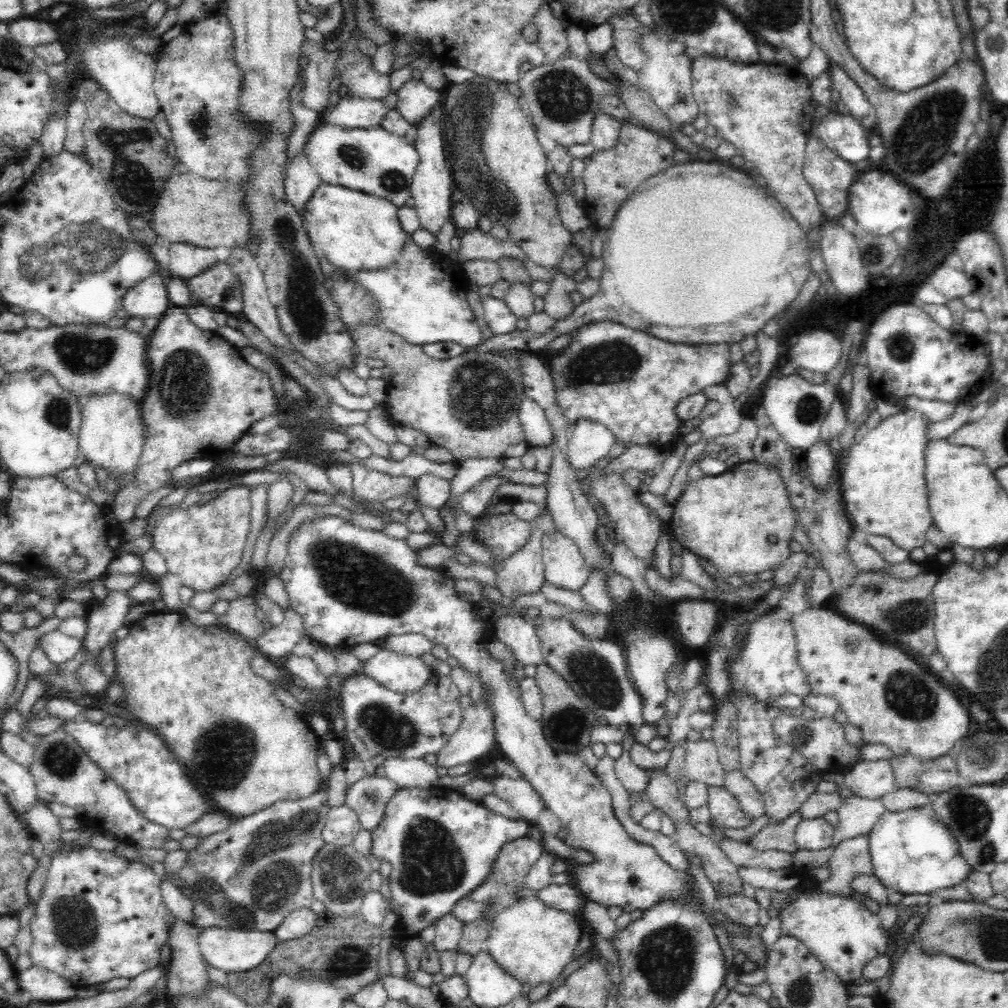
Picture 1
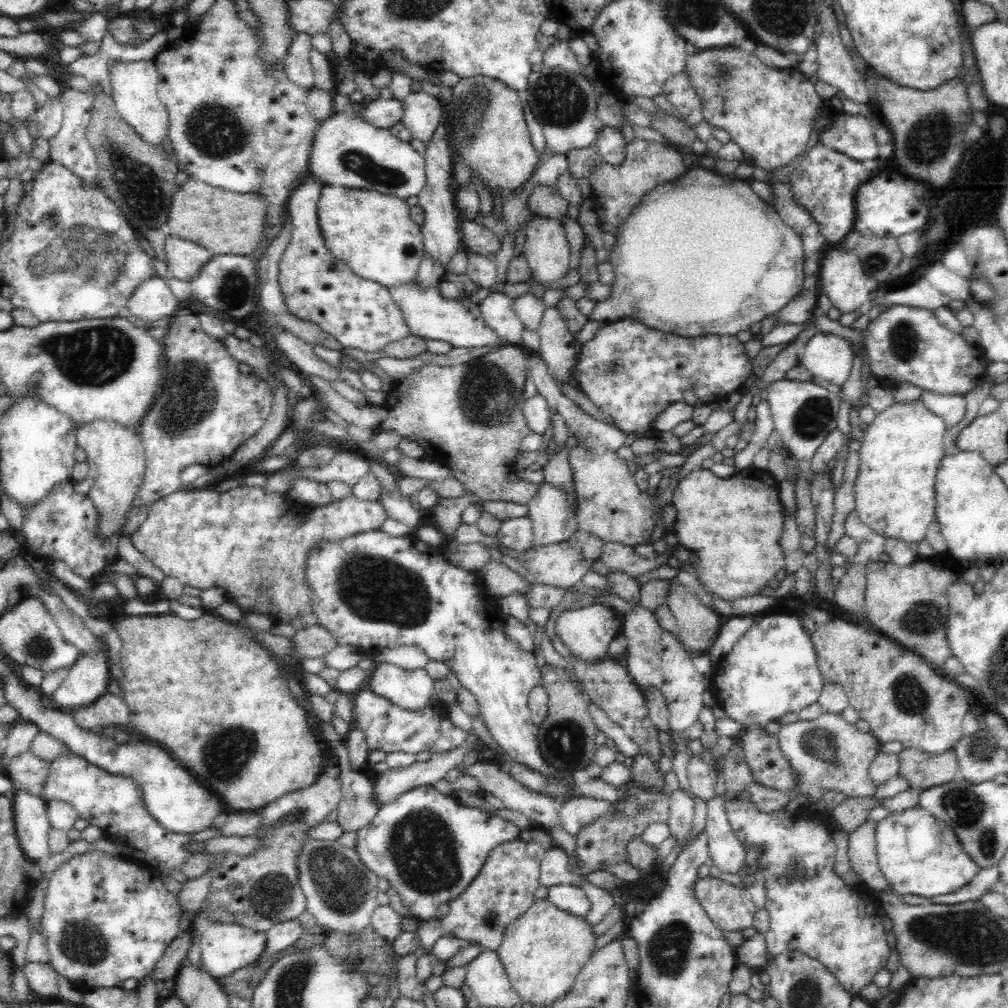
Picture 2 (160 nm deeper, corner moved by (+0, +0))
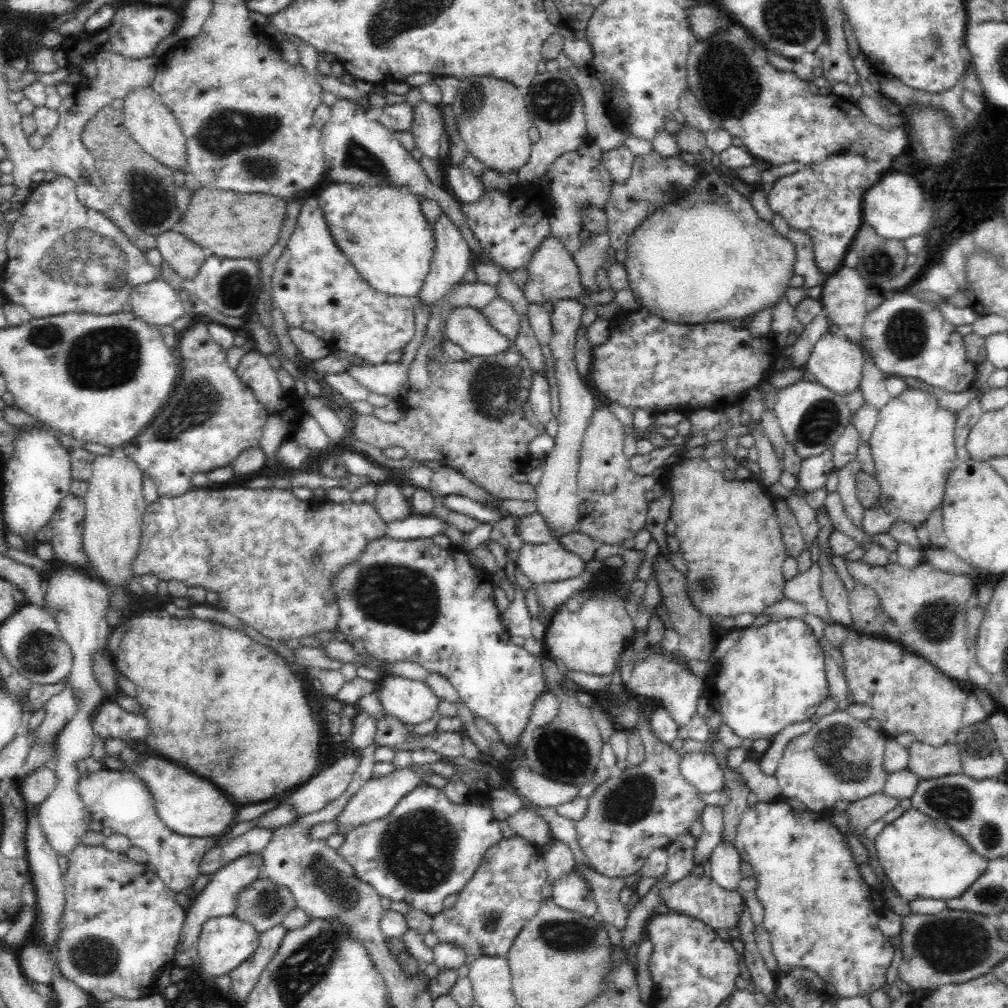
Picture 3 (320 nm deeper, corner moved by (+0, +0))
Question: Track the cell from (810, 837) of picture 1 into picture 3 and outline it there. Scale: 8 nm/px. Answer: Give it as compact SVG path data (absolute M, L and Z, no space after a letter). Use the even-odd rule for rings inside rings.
M797 799L788 802L757 802L747 806L740 819L735 847L743 862L753 867L754 893L764 907L763 927L768 931L778 966L784 973L794 969L812 969L822 981L834 987L842 998L867 996L885 987L886 970L895 948L878 929L880 912L872 909L870 885L860 875L859 866L849 848L847 836L830 821L832 813L809 810Z

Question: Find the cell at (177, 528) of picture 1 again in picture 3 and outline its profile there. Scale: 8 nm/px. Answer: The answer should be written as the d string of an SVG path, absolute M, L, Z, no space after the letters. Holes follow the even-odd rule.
M276 487L192 488L180 496L159 495L147 504L143 518L140 552L132 562L136 577L149 573L160 581L176 579L188 587L216 592L224 609L240 622L281 643L337 630L341 614L332 594L332 576L354 564L372 540L388 532L388 524L380 519L373 503L298 500L290 489Z

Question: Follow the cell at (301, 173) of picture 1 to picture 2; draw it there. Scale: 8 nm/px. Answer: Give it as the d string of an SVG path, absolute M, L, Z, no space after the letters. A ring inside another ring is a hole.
M308 172L308 176L294 187L292 194L288 197L286 208L288 208L288 216L292 221L292 234L290 234L290 240L279 260L277 274L286 313L292 314L302 321L318 325L326 334L334 336L342 348L357 348L370 353L380 352L386 344L405 339L411 334L410 329L404 321L401 308L394 302L388 288L356 276L343 260L336 258L327 249L317 215L317 204L324 186L324 183Z

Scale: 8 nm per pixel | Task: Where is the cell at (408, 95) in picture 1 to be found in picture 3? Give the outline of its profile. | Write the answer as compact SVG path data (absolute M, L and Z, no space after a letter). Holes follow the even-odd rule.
M428 102L414 106L414 124L411 133L415 146L424 156L440 163L440 139L444 134L445 124L442 119L442 108Z

